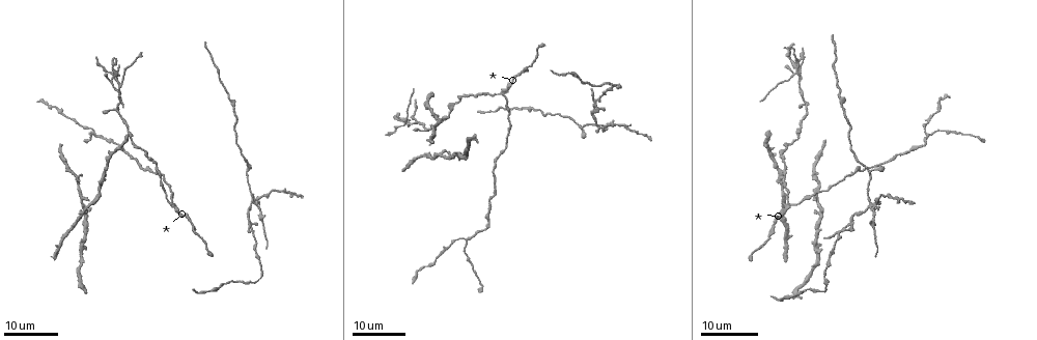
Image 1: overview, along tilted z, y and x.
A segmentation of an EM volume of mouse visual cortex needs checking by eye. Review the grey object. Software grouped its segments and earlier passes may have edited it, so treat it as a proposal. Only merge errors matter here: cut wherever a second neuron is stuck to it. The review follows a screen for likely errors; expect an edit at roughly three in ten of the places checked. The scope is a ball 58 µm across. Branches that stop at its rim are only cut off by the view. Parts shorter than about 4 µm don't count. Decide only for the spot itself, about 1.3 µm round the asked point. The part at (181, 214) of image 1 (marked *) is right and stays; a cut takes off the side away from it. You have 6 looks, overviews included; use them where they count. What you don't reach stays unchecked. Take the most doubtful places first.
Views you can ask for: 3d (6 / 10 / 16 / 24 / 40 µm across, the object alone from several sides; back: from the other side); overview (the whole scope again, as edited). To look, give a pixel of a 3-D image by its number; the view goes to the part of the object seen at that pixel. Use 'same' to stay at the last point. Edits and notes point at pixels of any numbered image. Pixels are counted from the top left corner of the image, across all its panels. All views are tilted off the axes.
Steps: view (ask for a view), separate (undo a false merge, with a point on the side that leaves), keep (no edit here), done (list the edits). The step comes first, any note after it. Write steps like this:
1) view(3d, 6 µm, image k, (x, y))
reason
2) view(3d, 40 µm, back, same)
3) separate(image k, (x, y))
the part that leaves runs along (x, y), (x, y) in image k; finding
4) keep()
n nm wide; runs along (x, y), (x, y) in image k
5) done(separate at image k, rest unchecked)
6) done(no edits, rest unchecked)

view(3d, 24 µm, image 1, (252, 199))
four or more arms meet

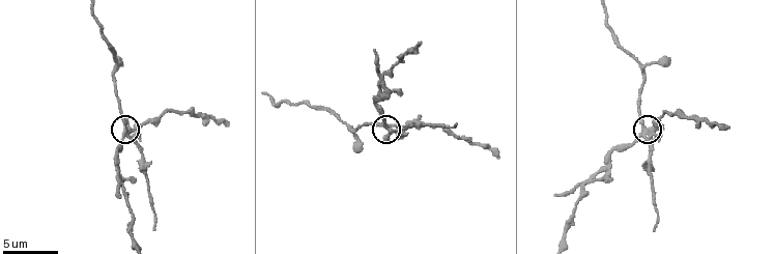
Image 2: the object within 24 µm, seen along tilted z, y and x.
view(3d, 10 µm, image 2, (649, 128))

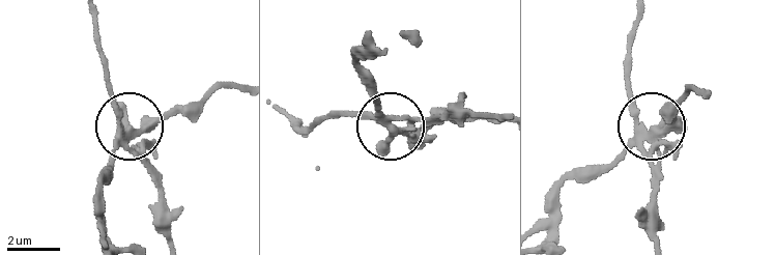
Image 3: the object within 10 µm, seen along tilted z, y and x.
separate(image 3, (419, 136))
side arm 14 µm; the part that leaves runs along (385, 120), (334, 112), (310, 125), (289, 122) in image 3; two neurons meet here

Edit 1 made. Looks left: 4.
view(overview)

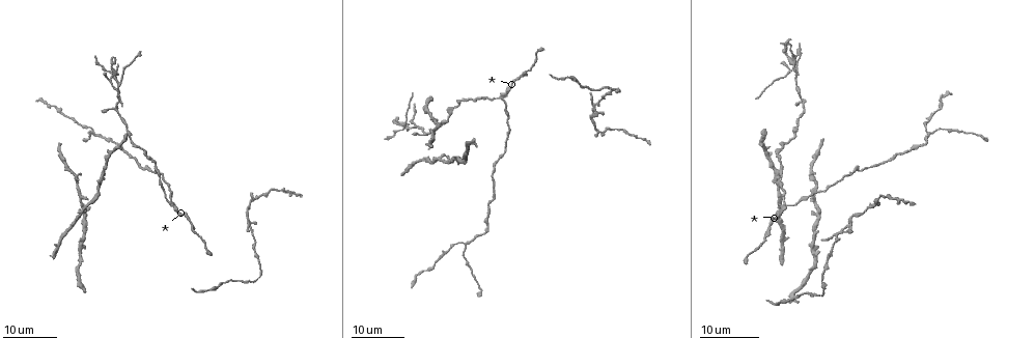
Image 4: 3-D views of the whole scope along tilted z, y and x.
view(3d, 24 µm, image 4, (786, 206))
arms part here

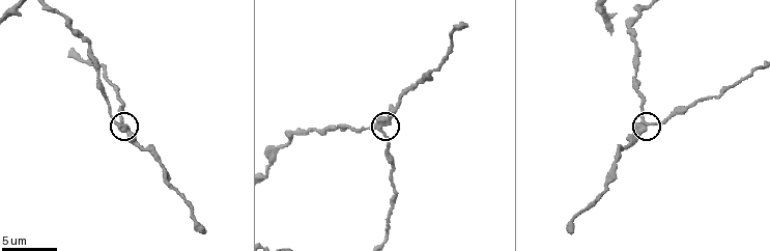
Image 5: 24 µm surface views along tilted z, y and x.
view(3d, 10 µm, image 5, (649, 122))

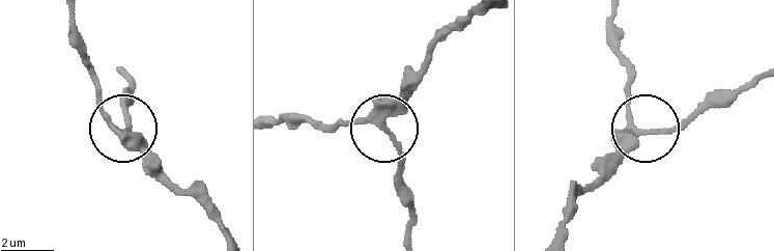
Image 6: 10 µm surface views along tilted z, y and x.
keep()
side arm 53 µm; runs along (586, 186), (606, 178), (642, 134), (716, 105) in image 6; continuous, no second neuron

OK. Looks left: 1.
done(separate at image 3, rest unchecked)

